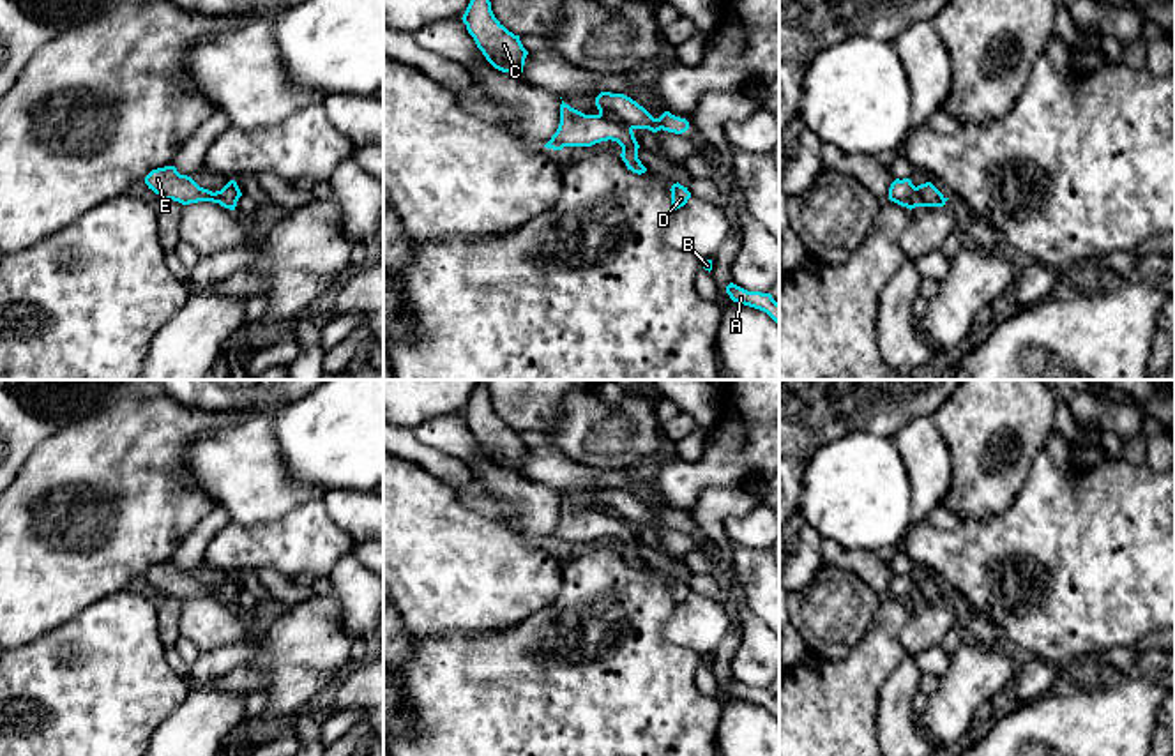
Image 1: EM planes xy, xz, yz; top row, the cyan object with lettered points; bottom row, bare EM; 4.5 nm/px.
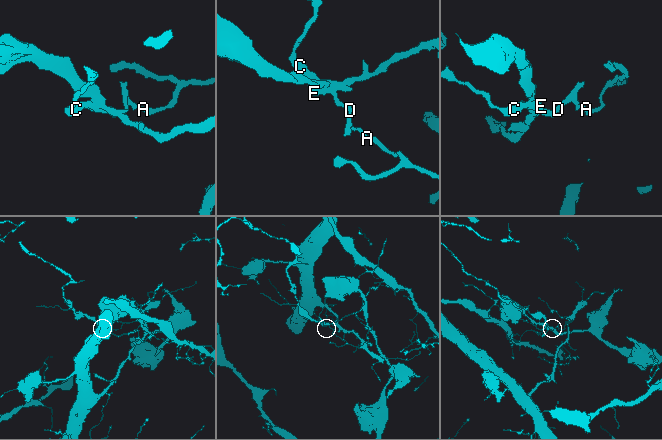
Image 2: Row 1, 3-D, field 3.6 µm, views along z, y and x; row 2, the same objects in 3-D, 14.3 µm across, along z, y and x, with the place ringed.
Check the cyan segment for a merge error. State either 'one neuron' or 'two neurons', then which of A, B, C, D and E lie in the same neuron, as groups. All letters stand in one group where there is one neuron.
two neurons; A B D / C E

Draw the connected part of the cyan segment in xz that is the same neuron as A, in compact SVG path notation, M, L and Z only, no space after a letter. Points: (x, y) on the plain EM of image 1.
M733 678L726 682L726 689L733 698L767 708L779 721L779 699L772 694L770 689L747 687Z

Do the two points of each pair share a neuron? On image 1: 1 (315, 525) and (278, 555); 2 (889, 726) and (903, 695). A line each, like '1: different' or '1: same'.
1: same
2: same

